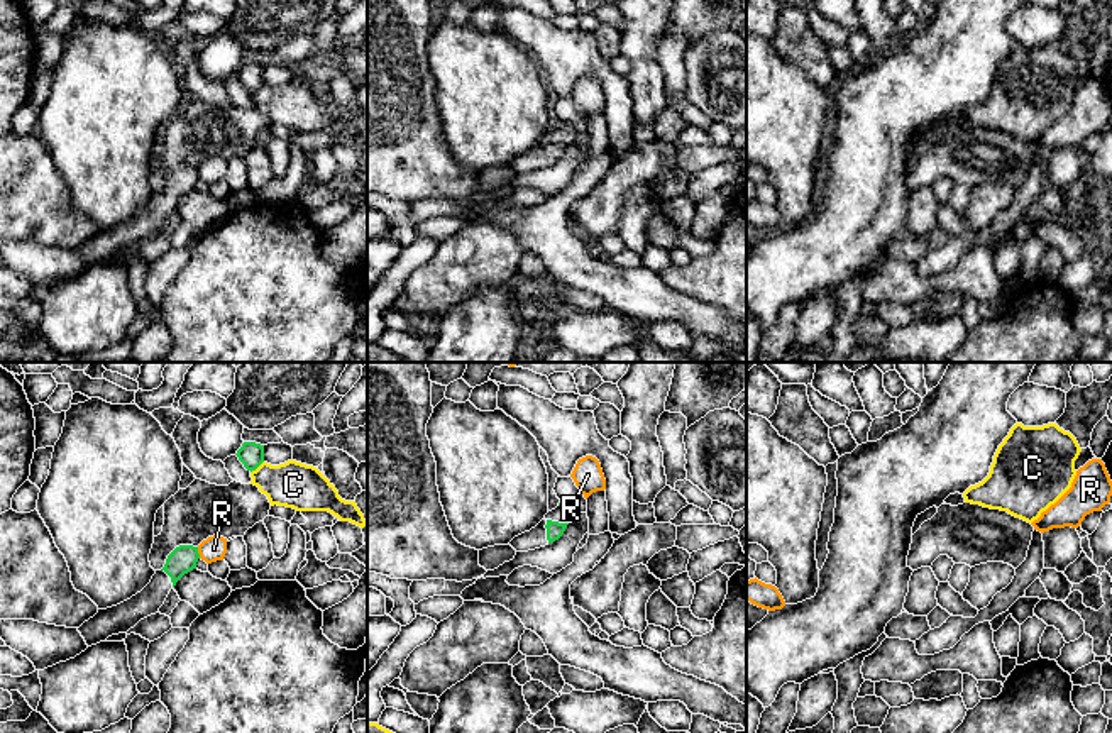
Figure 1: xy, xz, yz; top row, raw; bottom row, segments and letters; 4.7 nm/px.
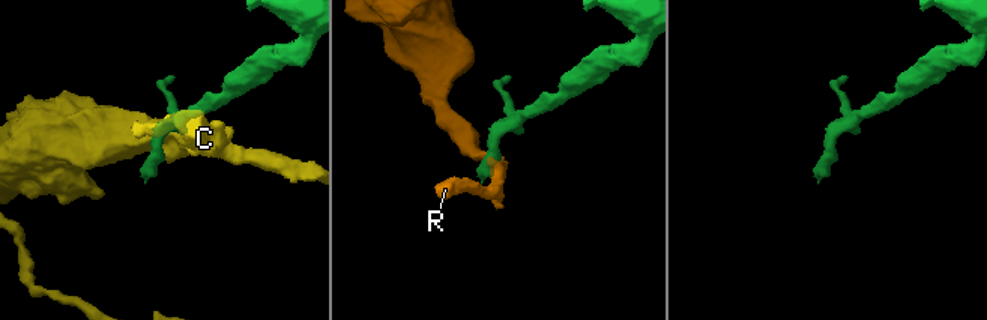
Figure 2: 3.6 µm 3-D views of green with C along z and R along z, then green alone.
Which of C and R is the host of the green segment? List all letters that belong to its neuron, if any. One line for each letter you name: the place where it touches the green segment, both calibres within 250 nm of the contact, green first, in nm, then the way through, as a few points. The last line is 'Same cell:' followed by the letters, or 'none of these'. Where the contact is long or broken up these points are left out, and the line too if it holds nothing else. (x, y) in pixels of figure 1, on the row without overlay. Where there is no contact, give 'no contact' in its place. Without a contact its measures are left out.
Same cell: none of these

